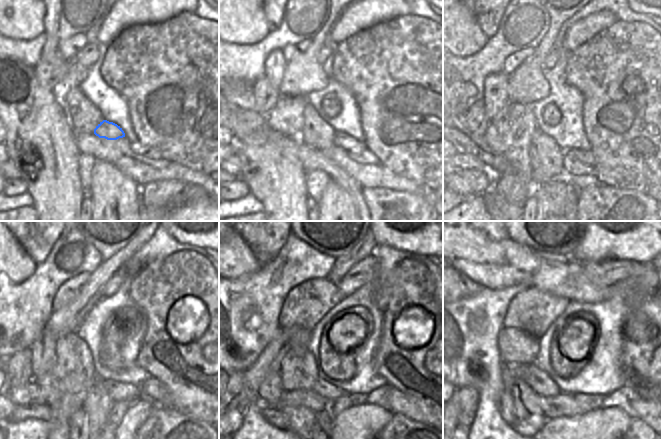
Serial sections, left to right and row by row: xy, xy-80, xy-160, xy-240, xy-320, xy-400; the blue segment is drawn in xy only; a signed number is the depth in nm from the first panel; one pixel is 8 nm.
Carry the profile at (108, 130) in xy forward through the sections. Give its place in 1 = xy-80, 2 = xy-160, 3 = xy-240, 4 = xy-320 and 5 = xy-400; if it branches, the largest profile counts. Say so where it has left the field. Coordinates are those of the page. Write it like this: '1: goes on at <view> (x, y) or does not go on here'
1: goes on at xy-80 (341, 139)
2: goes on at xy-160 (587, 156)
3: goes on at xy-240 (152, 386)
4: goes on at xy-320 (400, 402)
5: goes on at xy-400 (645, 410)

